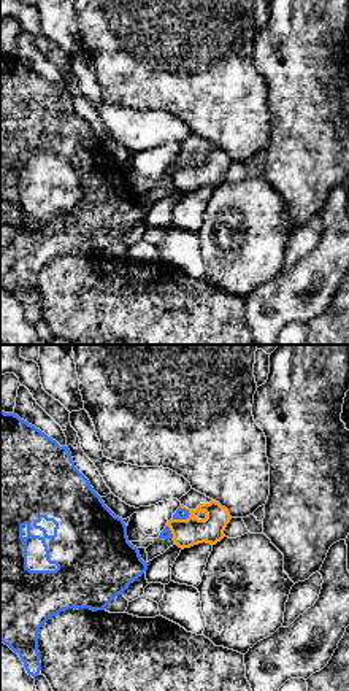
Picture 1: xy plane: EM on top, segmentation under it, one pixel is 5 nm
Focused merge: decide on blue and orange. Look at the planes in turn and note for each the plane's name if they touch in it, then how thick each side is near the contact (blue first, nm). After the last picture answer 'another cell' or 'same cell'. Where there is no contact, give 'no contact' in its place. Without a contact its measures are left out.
meets blue in xy; 60 nm thick on the blue side, 140 nm on the other

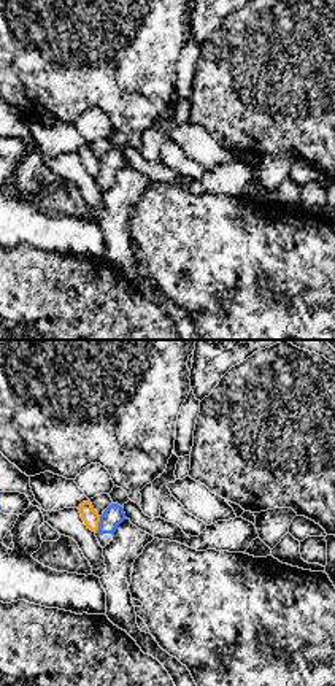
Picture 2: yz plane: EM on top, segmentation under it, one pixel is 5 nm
meets blue in yz; 100 nm thick on the blue side, 90 nm on the other

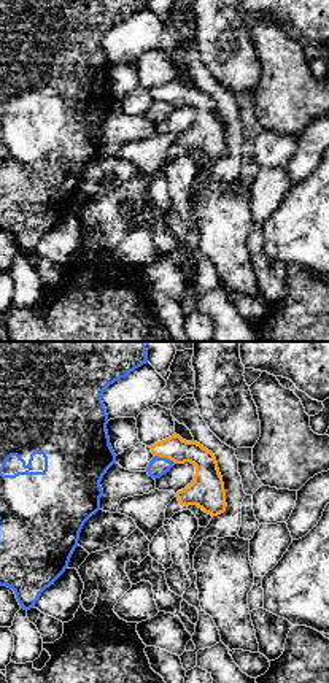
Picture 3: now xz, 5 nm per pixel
meets blue in xz; 100 nm thick on the blue side, 160 nm on the other

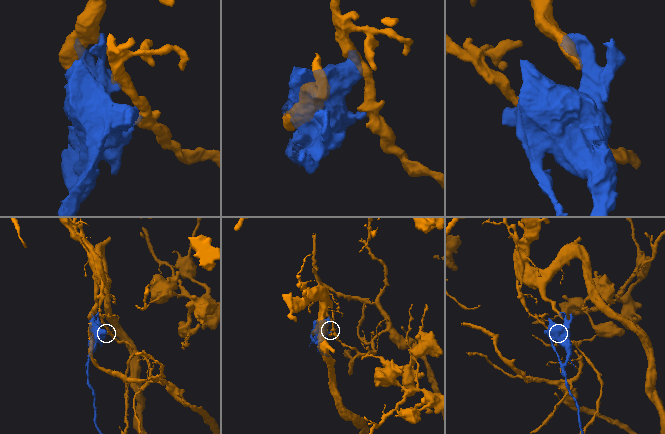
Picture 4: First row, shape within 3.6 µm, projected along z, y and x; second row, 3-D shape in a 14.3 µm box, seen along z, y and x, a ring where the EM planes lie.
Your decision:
another cell

